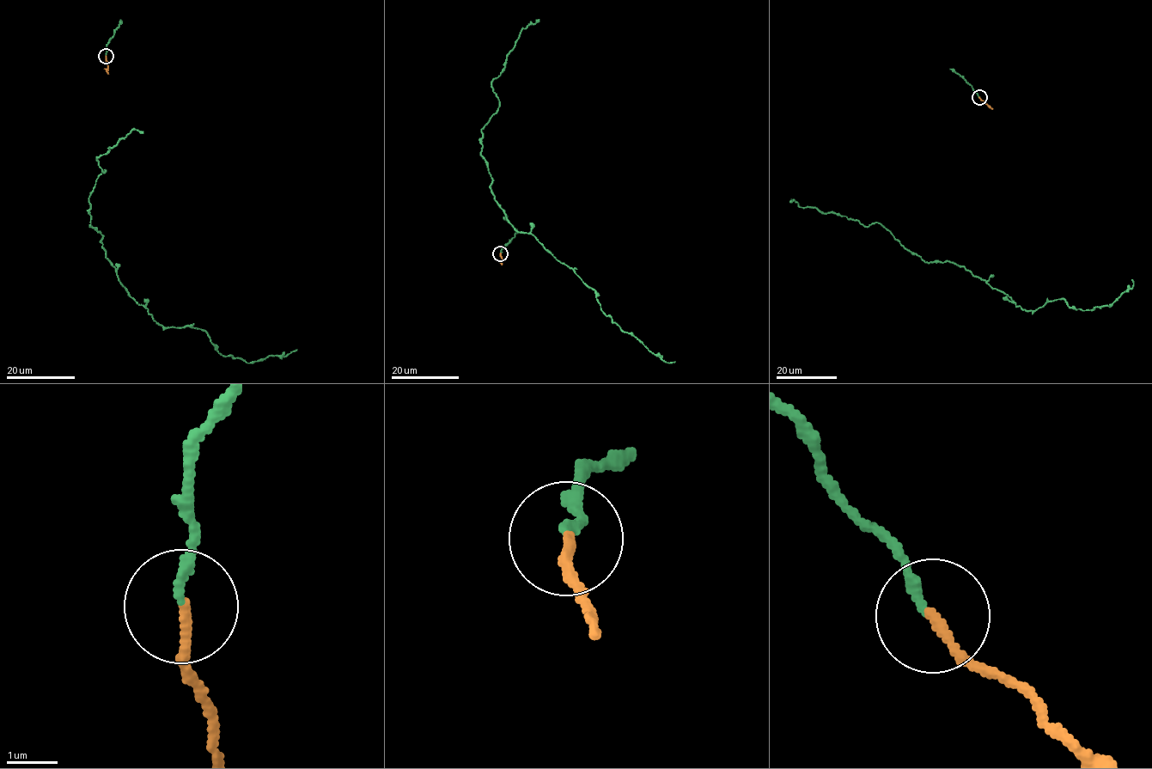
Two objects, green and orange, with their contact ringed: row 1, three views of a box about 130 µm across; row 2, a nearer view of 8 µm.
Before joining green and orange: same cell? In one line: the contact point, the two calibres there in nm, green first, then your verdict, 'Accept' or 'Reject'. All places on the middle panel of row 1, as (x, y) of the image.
Place: (500, 253). Thickness 160 nm (green) against 180 nm. Reject

